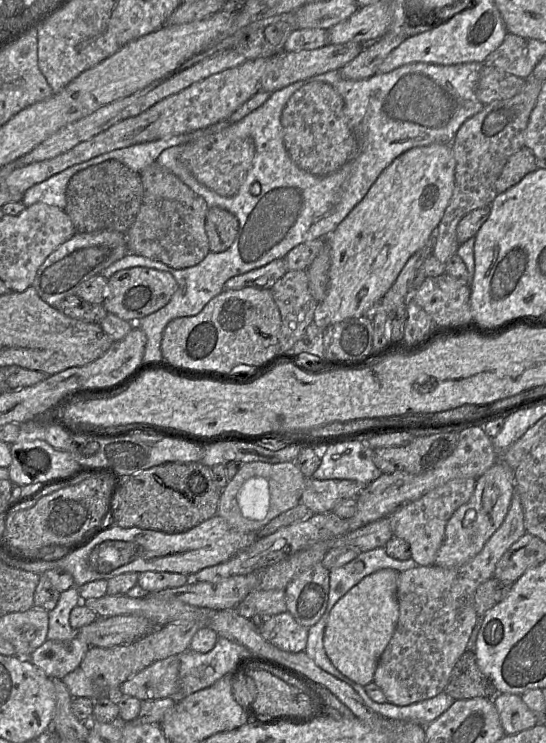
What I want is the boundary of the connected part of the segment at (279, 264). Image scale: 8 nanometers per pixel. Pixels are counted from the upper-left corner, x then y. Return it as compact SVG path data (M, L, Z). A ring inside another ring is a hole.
M278 258L270 263L250 270L241 275L233 276L226 281L224 289L241 289L254 287L258 289L271 289L272 286L287 272L284 258Z

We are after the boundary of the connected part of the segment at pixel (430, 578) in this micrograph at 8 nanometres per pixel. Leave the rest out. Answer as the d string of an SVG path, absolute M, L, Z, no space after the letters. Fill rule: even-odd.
M515 487L503 523L481 552L469 562L450 568L437 565L417 566L399 572L399 619L373 677L373 681L385 694L387 702L407 706L433 698L444 691L452 669L466 651L472 630L478 621L474 608L477 588L493 577L498 561L526 533L524 510Z

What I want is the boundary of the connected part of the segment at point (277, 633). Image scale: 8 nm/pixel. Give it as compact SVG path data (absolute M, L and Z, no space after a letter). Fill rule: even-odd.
M284 611L258 627L260 635L275 647L293 653L305 651L309 628L300 625Z

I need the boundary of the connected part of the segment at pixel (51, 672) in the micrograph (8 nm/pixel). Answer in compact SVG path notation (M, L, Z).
M76 631L76 636L69 641L46 640L28 659L49 678L62 679L79 667L89 649Z

